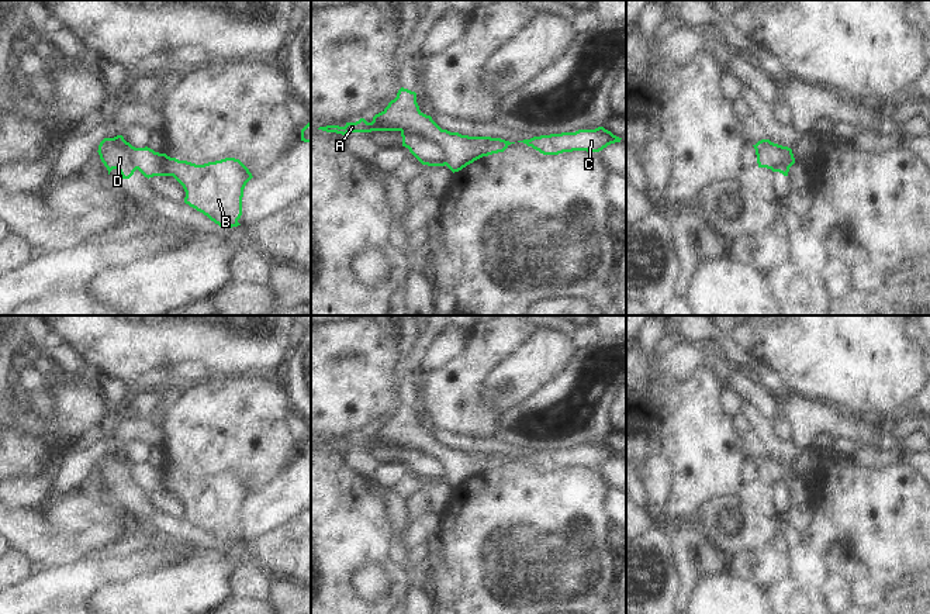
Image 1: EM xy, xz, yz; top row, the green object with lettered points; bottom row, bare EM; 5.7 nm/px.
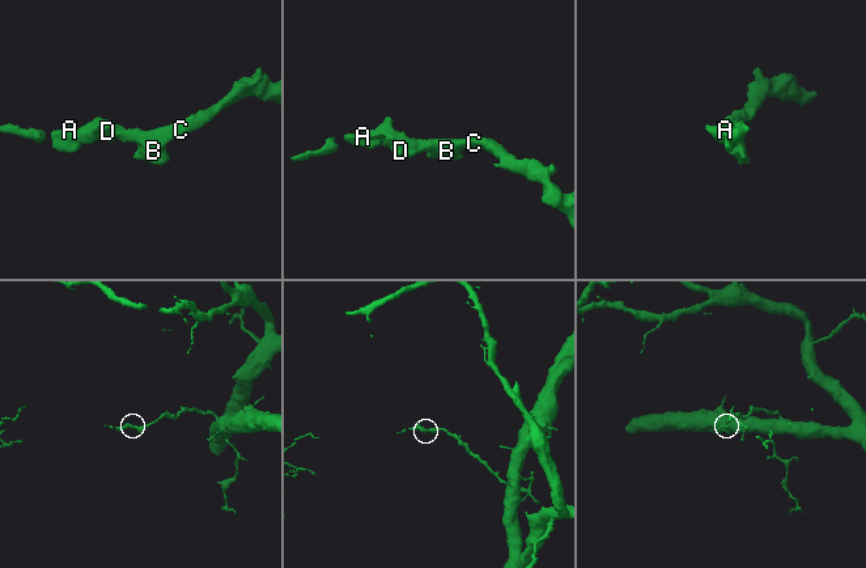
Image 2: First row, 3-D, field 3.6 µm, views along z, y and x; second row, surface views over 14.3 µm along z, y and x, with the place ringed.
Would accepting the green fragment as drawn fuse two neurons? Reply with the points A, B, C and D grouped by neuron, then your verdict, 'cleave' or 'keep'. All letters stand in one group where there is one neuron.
A B C D | keep

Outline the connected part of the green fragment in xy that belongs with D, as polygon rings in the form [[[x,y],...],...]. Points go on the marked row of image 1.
[[[122,135],[104,138],[98,155],[108,170],[118,169],[129,179],[138,169],[145,177],[173,176],[184,189],[184,203],[207,215],[221,228],[241,225],[242,197],[246,183],[253,177],[235,158],[204,165],[170,158],[153,149],[135,148]]]

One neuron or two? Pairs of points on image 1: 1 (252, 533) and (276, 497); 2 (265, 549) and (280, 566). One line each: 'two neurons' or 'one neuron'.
1: one neuron
2: one neuron

